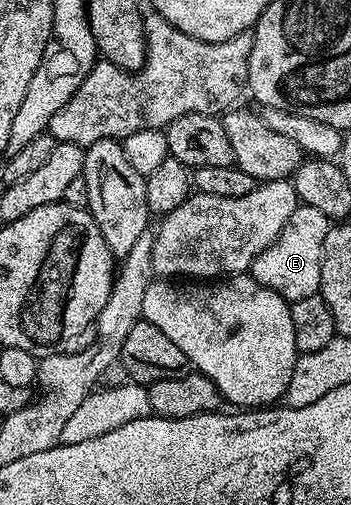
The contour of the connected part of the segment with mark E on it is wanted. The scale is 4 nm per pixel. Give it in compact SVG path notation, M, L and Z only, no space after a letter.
M302 203L292 213L288 225L284 225L280 237L276 237L276 241L252 261L248 274L260 285L272 289L288 301L319 294L324 237L328 237L331 226L332 220L324 217L320 209L312 209L312 205Z

